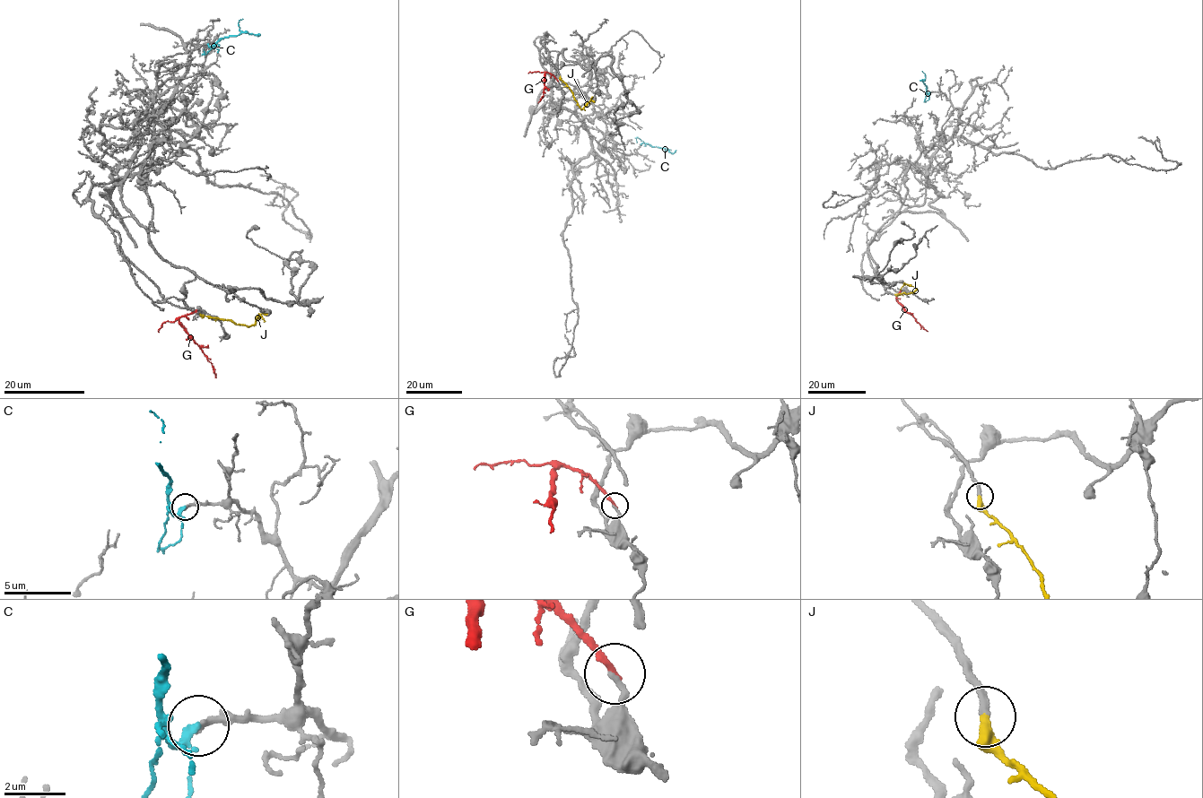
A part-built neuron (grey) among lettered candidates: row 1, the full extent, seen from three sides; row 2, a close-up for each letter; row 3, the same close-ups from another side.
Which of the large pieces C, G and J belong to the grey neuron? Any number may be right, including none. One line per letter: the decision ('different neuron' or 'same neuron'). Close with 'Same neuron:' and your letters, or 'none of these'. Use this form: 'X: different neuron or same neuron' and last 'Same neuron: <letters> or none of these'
C: same neuron
G: different neuron
J: same neuron
Same neuron: C, J

